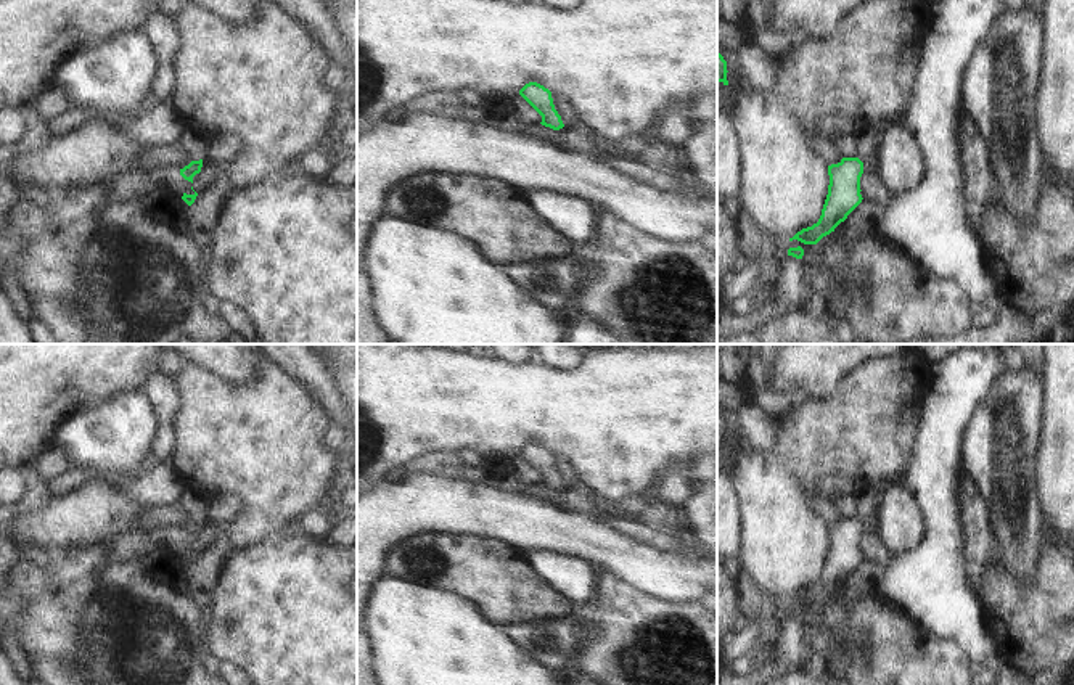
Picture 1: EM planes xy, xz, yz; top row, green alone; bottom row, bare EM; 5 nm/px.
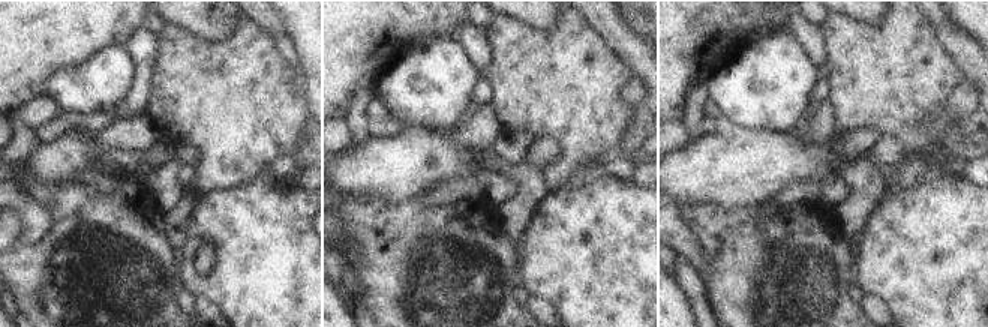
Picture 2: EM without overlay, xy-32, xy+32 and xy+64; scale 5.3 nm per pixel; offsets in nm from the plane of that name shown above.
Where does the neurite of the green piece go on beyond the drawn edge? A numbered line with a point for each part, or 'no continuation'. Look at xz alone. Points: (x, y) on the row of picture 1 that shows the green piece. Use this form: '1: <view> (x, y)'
no continuation.

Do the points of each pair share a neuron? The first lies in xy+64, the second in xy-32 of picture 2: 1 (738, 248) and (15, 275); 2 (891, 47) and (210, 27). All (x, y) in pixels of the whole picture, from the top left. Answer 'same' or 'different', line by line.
1: same
2: different

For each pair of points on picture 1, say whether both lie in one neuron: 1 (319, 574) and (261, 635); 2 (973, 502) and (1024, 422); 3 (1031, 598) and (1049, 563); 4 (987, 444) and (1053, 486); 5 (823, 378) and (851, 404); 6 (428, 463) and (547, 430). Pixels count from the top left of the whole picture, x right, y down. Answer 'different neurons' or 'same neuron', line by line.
1: same neuron
2: different neurons
3: same neuron
4: different neurons
5: different neurons
6: different neurons

